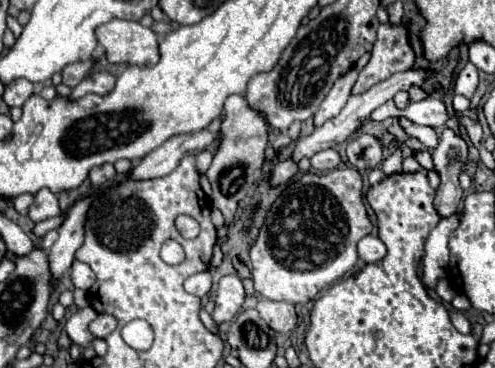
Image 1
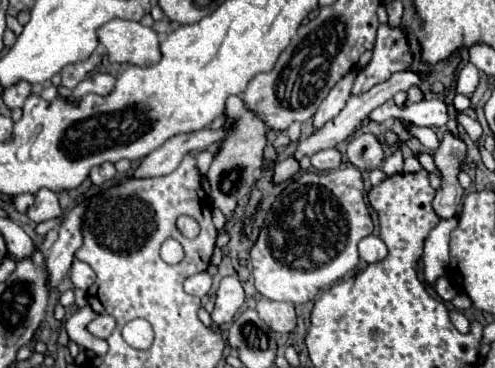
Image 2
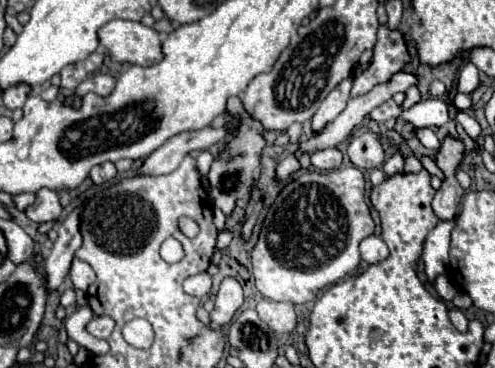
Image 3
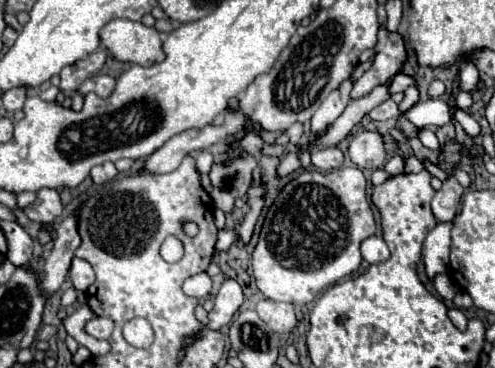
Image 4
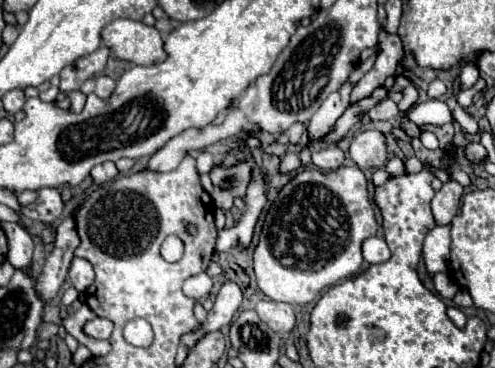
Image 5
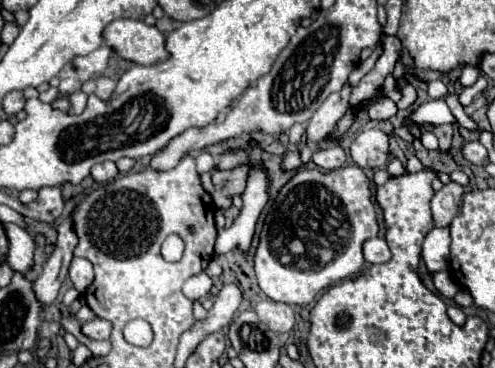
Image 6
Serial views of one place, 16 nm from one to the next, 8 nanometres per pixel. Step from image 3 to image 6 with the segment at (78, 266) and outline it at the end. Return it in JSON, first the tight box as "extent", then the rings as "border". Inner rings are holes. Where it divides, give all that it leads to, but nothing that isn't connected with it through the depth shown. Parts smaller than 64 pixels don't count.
{"extent":[70,258,94,292],"border":[[[72,258],[72,264],[70,264],[70,280],[74,284],[76,290],[80,292],[86,292],[86,288],[92,284],[94,280],[94,270],[92,270],[92,264],[86,260],[86,258]]]}

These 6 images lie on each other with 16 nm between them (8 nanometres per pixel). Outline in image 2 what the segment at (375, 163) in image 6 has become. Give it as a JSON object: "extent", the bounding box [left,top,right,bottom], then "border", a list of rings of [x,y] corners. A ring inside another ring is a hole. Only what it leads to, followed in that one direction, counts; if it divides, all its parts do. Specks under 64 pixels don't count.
{"extent":[348,134,384,170],"border":[[[374,134],[354,136],[348,144],[348,160],[360,170],[380,168],[384,162],[384,150]]]}

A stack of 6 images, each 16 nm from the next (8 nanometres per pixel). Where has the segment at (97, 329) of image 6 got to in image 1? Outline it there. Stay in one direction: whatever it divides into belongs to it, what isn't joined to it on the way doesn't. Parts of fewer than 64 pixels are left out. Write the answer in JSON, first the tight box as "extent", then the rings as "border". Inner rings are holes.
{"extent":[88,314,116,338],"border":[[[98,314],[98,316],[90,322],[90,326],[88,326],[88,330],[90,330],[96,338],[106,338],[114,328],[116,328],[116,318],[114,318],[114,316],[108,316],[108,314]]]}

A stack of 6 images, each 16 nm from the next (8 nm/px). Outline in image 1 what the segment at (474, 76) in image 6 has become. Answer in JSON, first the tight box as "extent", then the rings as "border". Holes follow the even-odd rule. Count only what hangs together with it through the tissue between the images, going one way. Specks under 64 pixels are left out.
{"extent":[456,66,478,98],"border":[[[474,66],[474,78],[456,78],[456,94],[472,98],[476,86],[478,86],[478,68],[476,66]]]}

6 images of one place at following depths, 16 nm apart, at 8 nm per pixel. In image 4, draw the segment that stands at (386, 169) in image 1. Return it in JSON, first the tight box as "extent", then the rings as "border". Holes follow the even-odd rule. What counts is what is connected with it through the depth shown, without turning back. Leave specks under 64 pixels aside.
{"extent":[384,155,404,176],"border":[[[394,155],[391,159],[387,160],[384,170],[390,175],[395,176],[404,173],[404,161],[399,155]]]}

